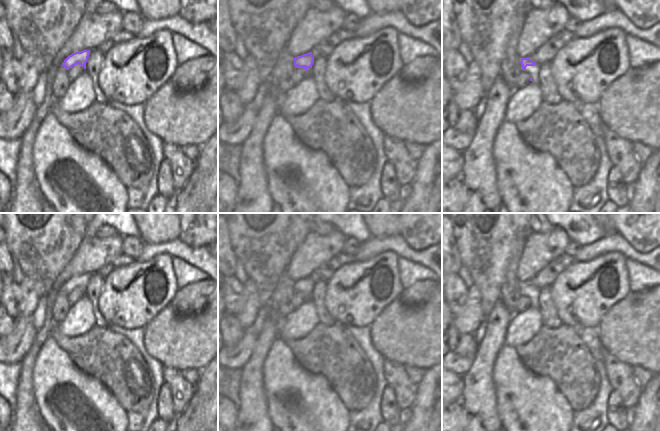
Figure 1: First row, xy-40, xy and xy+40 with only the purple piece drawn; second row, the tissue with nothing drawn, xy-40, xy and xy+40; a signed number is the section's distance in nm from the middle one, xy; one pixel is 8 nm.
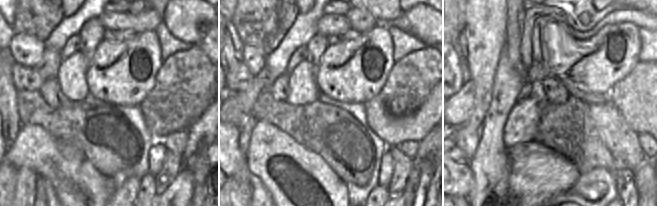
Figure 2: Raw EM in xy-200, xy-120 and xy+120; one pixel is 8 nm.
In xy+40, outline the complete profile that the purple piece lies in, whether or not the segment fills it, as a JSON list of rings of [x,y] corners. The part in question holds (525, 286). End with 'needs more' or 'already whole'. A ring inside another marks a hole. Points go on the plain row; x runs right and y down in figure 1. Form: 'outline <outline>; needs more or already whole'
outline [[[522,282],[520,287],[522,289],[522,295],[516,303],[516,312],[523,312],[532,305],[531,300],[526,295],[526,291],[536,289],[536,287],[533,286],[530,282]]]; needs more

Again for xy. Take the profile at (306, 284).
outline [[[312,276],[294,282],[294,289],[296,291],[292,297],[292,305],[294,308],[299,308],[308,300],[306,293],[312,292],[313,287],[314,281]]]; needs more

